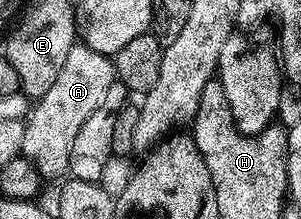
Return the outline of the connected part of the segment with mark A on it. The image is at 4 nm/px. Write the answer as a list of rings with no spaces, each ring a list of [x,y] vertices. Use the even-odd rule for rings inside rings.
[[[84,42],[74,44],[71,54],[67,54],[59,69],[59,78],[55,78],[51,90],[47,90],[47,94],[39,97],[30,107],[23,121],[25,129],[21,155],[33,164],[38,175],[42,178],[64,177],[68,173],[75,137],[79,135],[79,130],[83,130],[83,122],[87,122],[87,118],[99,110],[107,90],[111,90],[114,82],[114,61],[110,57],[91,50]]]

